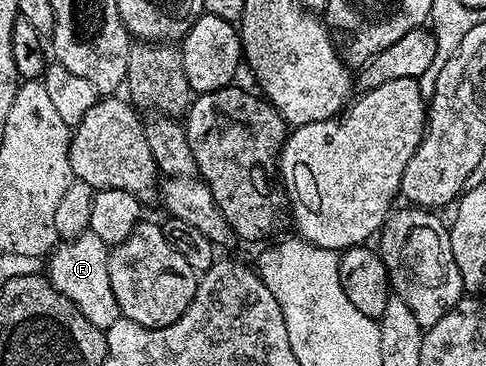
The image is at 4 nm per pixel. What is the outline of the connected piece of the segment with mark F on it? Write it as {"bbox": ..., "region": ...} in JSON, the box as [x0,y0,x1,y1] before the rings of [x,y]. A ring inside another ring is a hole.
{"bbox":[46,231,121,330],"region":[[[86,231],[78,234],[78,238],[57,243],[46,260],[48,281],[55,286],[82,314],[86,314],[94,326],[107,330],[114,322],[121,319],[120,307],[114,298],[114,290],[110,290],[110,270],[108,269],[108,253],[110,246],[98,238],[98,234]]]}

